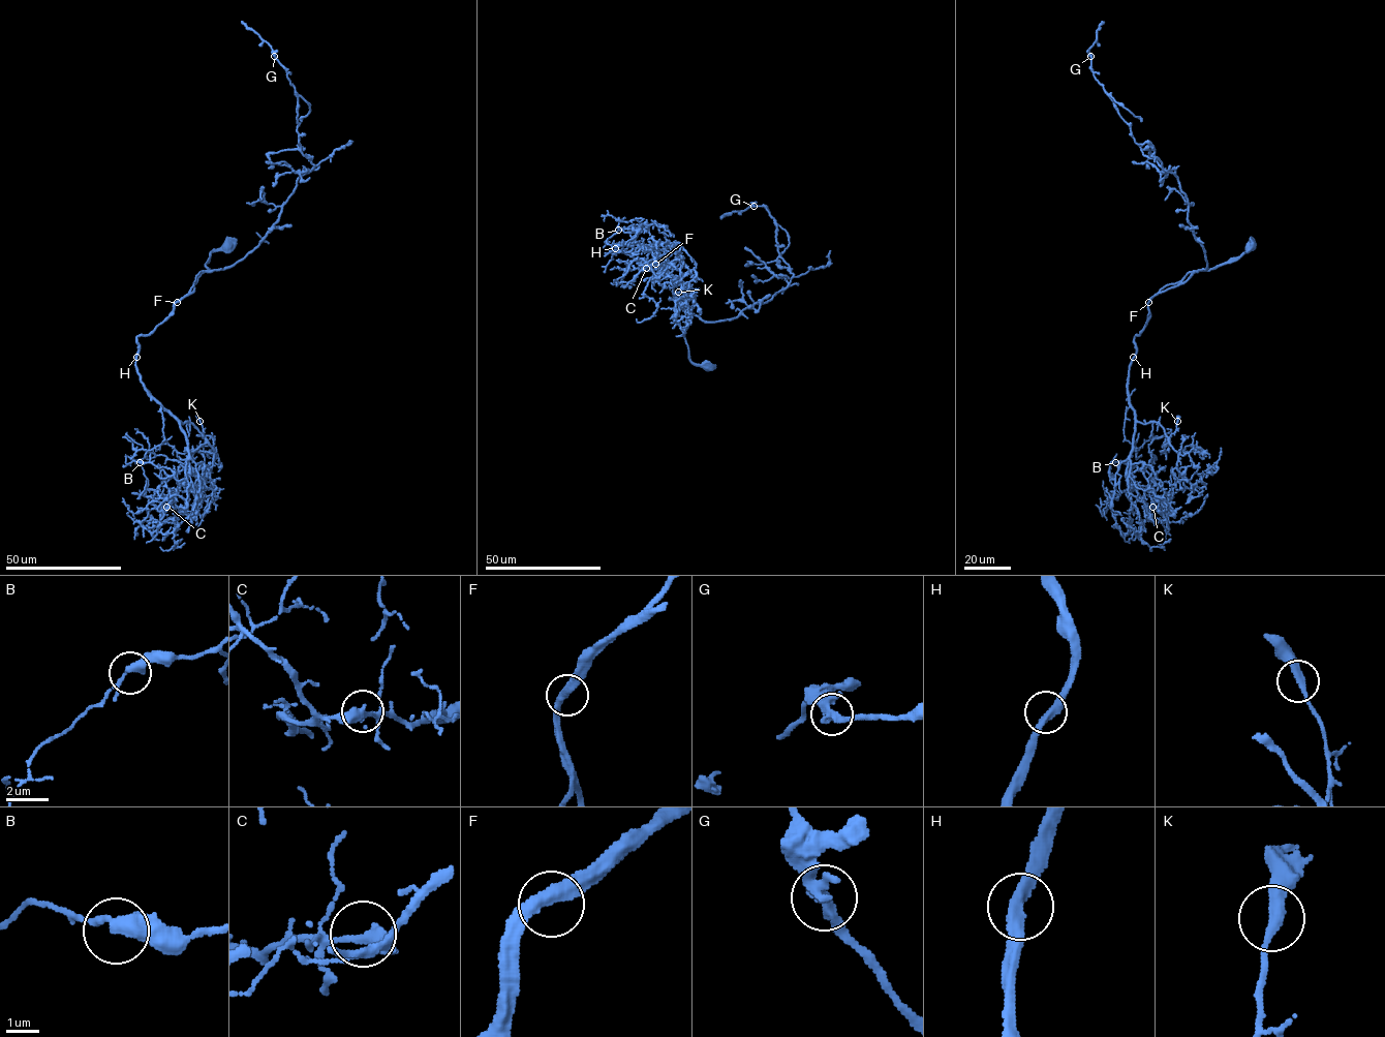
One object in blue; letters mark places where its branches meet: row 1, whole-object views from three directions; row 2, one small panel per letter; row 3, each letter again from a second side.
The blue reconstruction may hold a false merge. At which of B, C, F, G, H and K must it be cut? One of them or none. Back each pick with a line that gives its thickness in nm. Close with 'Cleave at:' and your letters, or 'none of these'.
Cleave at: none of these

